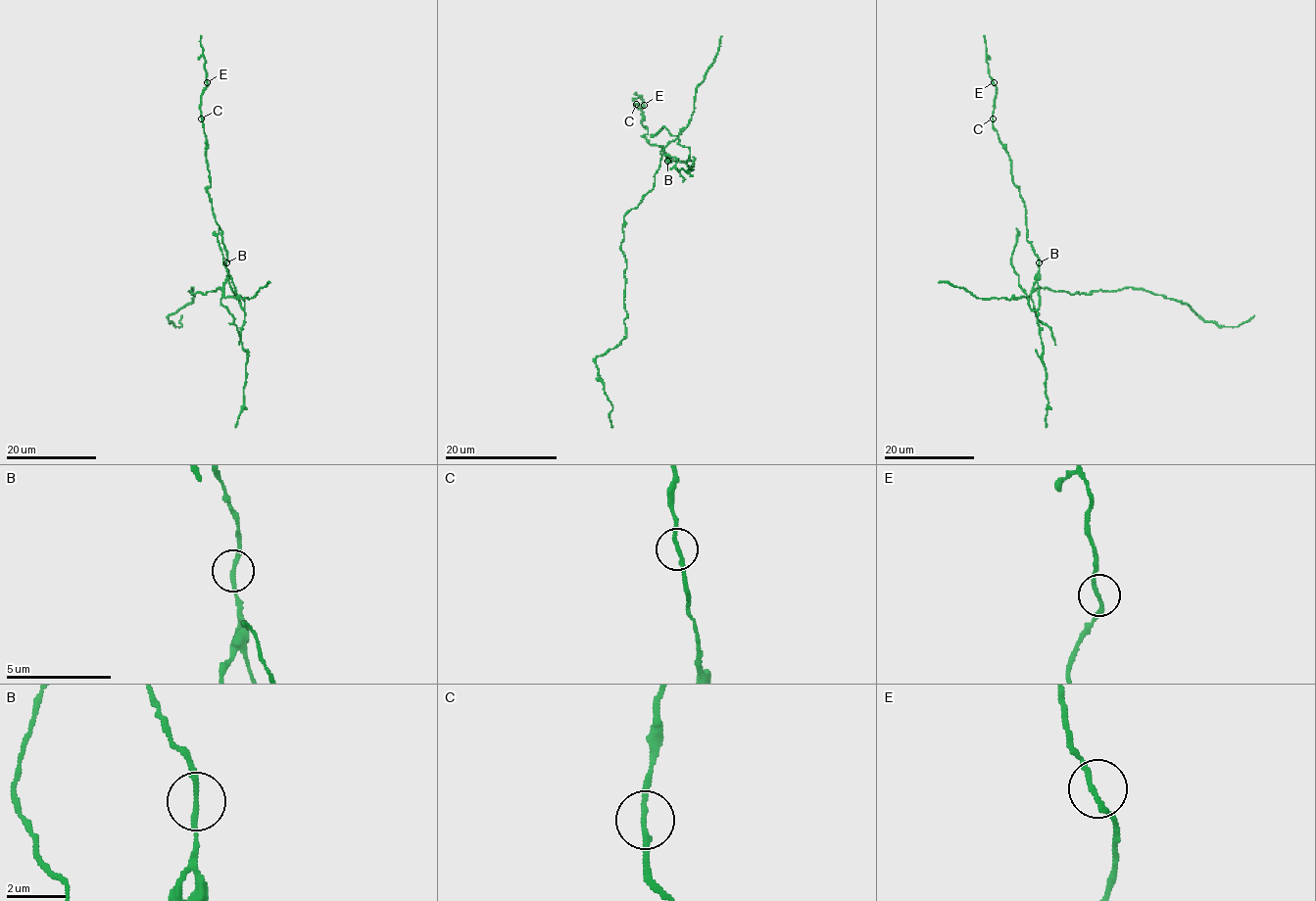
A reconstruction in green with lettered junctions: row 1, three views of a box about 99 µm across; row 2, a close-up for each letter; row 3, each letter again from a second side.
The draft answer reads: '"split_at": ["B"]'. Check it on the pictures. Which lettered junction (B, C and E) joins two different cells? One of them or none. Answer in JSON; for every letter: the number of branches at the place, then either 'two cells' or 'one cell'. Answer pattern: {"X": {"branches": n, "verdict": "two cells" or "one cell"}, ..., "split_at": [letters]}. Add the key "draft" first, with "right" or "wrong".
{"draft": "right", "B": {"branches": 2, "verdict": "two cells"}, "C": {"branches": 2, "verdict": "one cell"}, "E": {"branches": 2, "verdict": "one cell"}, "split_at": ["B"]}

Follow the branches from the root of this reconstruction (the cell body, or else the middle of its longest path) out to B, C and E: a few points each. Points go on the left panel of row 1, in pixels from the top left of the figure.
B: (224, 283), (227, 275), (226, 263)
C: (224, 283), (227, 275), (227, 254), (207, 191), (211, 183), (201, 118)
E: (224, 283), (227, 275), (227, 254), (207, 191), (211, 183), (200, 111), (200, 99), (207, 82)

